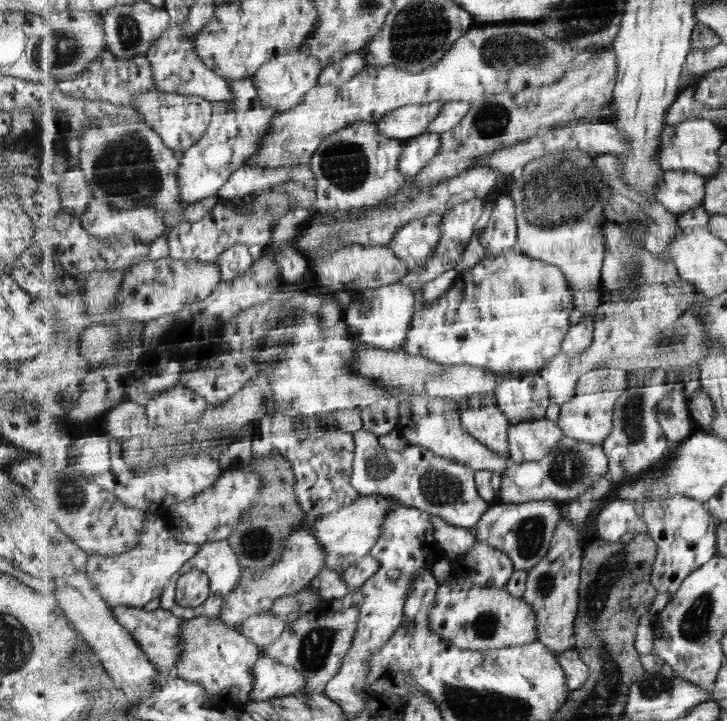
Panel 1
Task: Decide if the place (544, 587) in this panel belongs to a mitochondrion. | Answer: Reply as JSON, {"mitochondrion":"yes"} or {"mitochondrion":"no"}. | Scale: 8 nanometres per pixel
{"mitochondrion":"yes"}

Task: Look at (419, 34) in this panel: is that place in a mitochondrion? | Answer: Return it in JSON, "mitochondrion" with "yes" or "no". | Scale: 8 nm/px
{"mitochondrion":"yes"}

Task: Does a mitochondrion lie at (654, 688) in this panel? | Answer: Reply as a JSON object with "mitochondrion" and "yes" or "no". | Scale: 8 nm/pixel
{"mitochondrion":"yes"}

